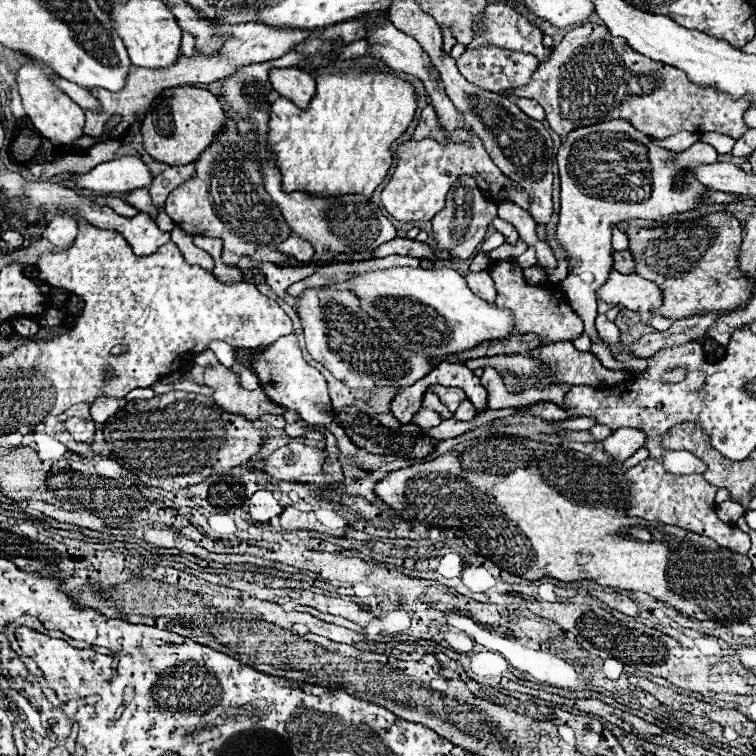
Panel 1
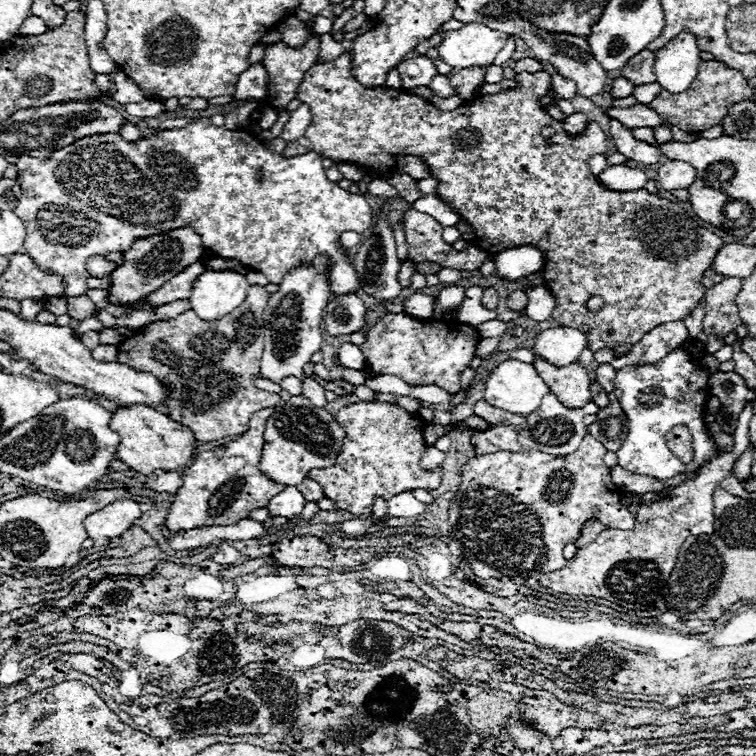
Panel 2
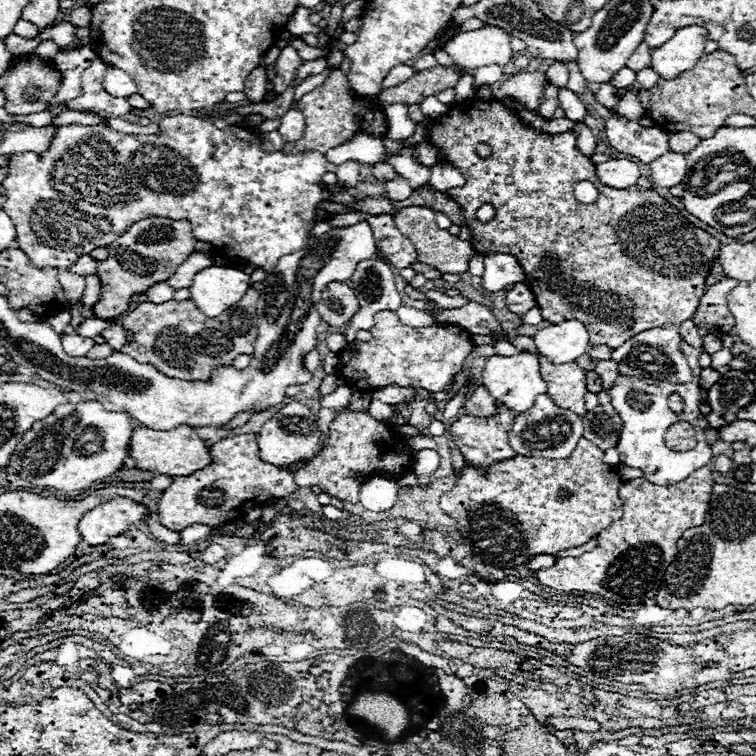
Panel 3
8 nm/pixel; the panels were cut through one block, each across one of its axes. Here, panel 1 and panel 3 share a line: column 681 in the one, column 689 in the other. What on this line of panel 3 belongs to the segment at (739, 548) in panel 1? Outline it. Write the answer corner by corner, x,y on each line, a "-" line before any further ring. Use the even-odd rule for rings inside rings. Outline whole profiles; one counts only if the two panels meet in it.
698,468
686,480
670,486
656,486
644,478
622,482
620,498
624,504
624,516
598,534
598,546
576,558
558,558
554,566
538,570
536,578
540,584
554,590
582,590
620,604
642,604
646,598
652,598
662,584
668,564
678,554
682,532
686,528
702,526
706,520
714,486
710,468

